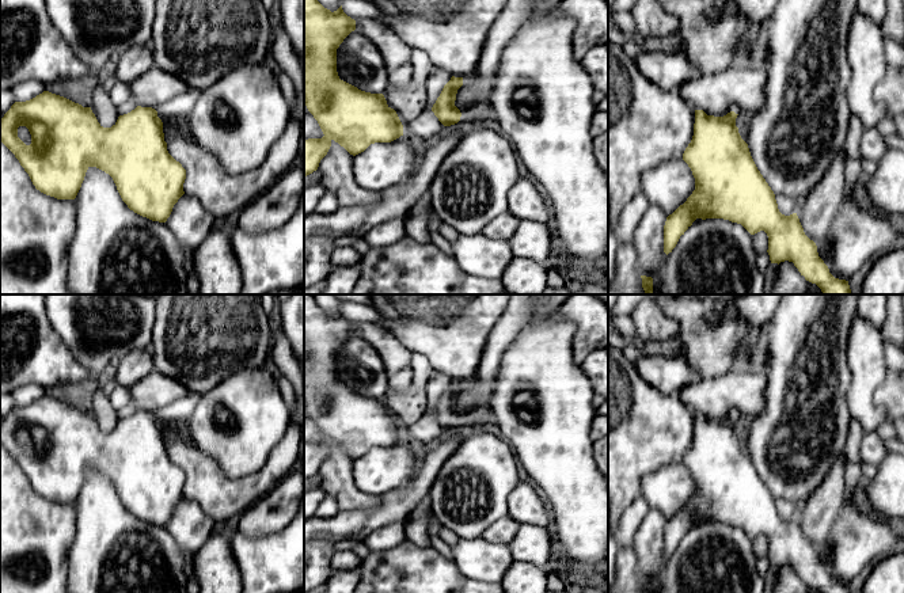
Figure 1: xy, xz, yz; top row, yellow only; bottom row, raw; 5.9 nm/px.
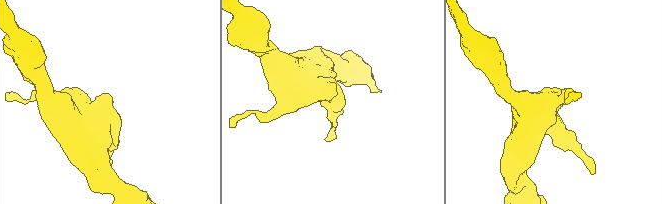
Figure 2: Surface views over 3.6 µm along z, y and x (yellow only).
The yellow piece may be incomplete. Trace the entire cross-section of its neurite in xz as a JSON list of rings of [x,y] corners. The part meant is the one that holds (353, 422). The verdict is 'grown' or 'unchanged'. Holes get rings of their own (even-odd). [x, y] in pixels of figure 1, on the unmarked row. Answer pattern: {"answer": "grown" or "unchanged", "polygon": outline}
{"answer": "unchanged", "polygon": [[[304,294],[304,406],[324,438],[304,444],[304,480],[318,474],[333,444],[356,460],[371,448],[391,446],[403,440],[403,429],[383,398],[361,395],[338,380],[337,353],[354,334],[356,324],[343,316],[342,309],[331,316],[318,305],[314,294]]]}

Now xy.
{"answer": "grown", "polygon": [[[187,388],[187,395],[172,404],[155,413],[137,410],[130,417],[119,419],[111,432],[103,432],[91,411],[83,411],[64,400],[43,395],[30,404],[15,406],[11,410],[0,423],[0,445],[19,464],[35,493],[46,499],[75,503],[87,474],[96,471],[113,482],[122,505],[130,514],[152,525],[166,527],[174,509],[185,498],[186,474],[168,457],[162,425],[185,425],[191,418],[201,396],[202,394]]]}

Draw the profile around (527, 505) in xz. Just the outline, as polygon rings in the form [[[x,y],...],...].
[[[523,479],[508,497],[509,517],[521,524],[551,527],[551,513],[538,490],[528,479]]]

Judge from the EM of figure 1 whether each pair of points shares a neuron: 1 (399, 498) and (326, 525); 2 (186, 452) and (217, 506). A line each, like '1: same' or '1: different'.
1: same
2: same

